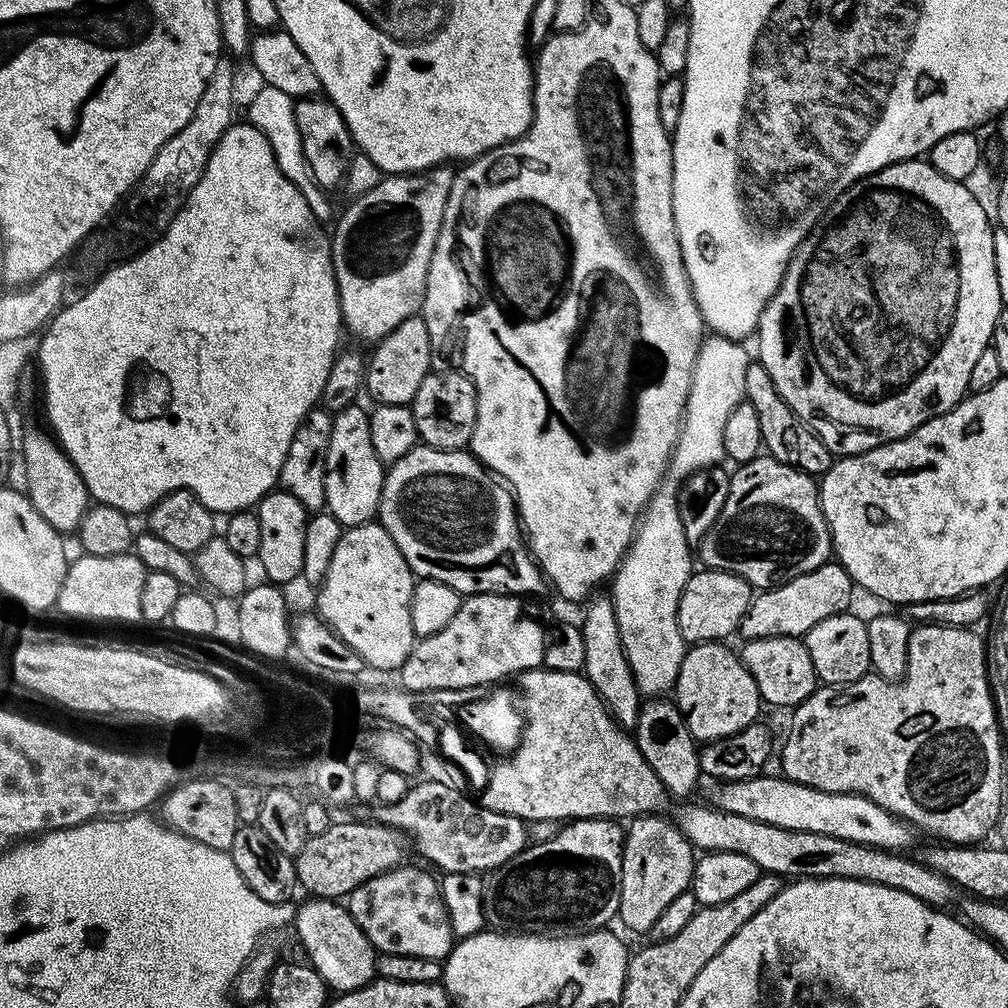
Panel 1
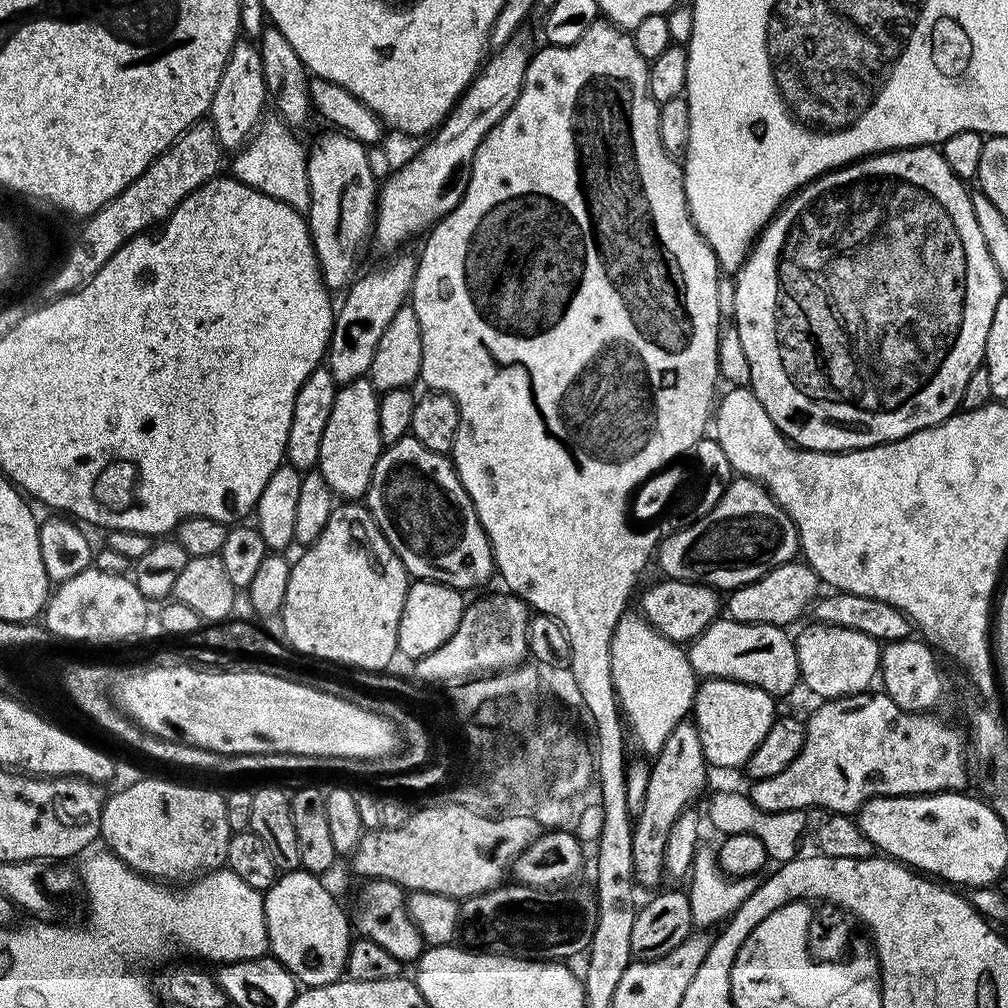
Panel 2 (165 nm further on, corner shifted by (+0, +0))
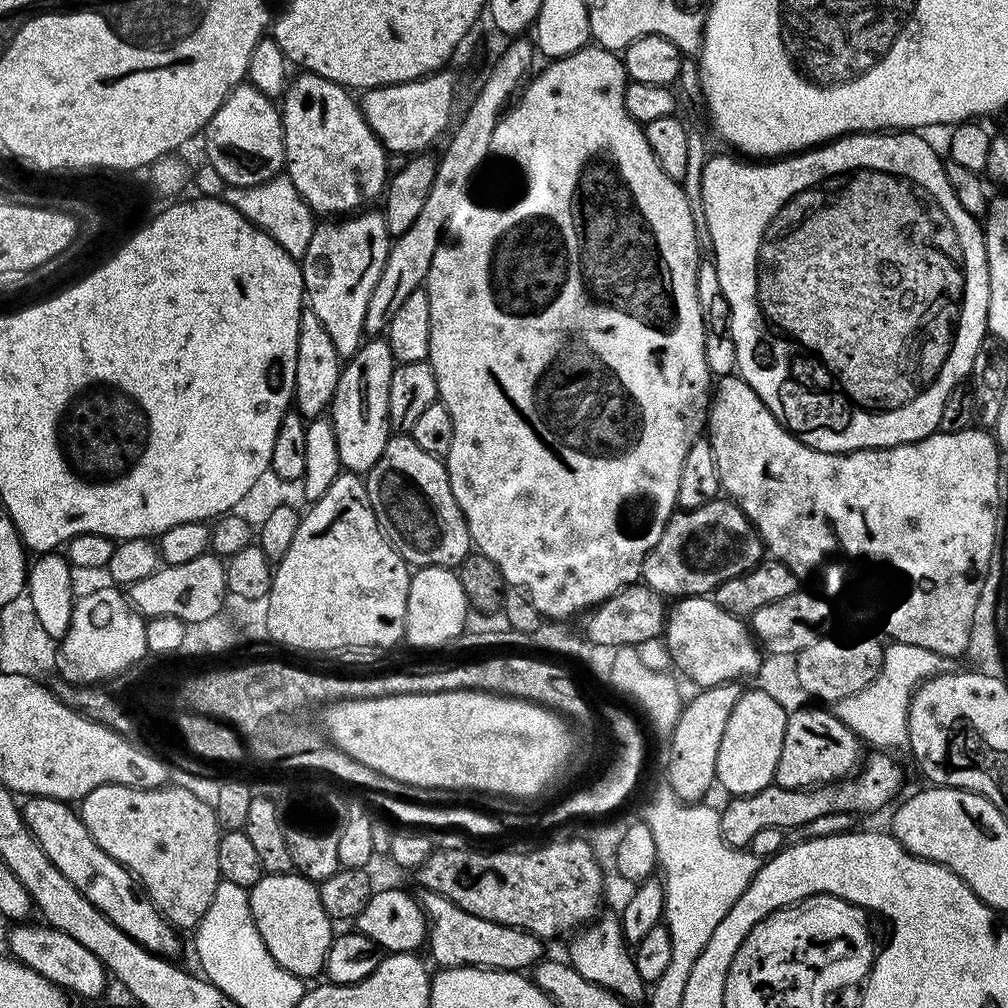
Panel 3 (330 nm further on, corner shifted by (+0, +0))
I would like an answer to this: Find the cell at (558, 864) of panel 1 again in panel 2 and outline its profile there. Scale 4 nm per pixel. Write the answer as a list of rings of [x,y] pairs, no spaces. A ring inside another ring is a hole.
[[[508,882],[499,888],[493,888],[491,892],[483,892],[477,896],[467,897],[460,904],[460,927],[463,943],[472,950],[487,950],[493,954],[507,954],[510,956],[518,956],[521,960],[551,960],[553,962],[564,962],[569,958],[567,956],[576,956],[587,953],[590,942],[594,938],[594,930],[596,929],[596,897],[584,892],[564,892],[568,890],[553,890],[552,888],[531,888],[528,884],[519,882]]]

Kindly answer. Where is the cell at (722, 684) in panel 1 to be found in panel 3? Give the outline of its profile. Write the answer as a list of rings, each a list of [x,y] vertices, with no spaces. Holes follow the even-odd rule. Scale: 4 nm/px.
[[[759,686],[753,687],[753,692],[741,691],[734,710],[730,710],[716,759],[716,782],[726,786],[731,797],[758,794],[758,790],[773,787],[787,721],[788,713]]]

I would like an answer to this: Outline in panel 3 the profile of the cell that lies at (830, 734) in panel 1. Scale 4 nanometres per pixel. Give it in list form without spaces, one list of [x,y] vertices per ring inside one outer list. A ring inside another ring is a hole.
[[[876,750],[872,754],[869,760],[867,757],[863,761],[862,767],[855,775],[837,780],[835,784],[822,784],[818,788],[773,786],[758,790],[758,794],[731,797],[729,804],[718,812],[718,826],[722,830],[722,838],[726,838],[730,846],[747,849],[754,834],[758,834],[758,830],[767,828],[791,830],[800,828],[803,824],[812,824],[823,816],[836,816],[839,812],[876,812],[879,808],[886,807],[888,803],[891,805],[901,795],[900,787],[904,784],[904,772],[900,769],[899,762],[892,757],[895,755],[884,750]]]

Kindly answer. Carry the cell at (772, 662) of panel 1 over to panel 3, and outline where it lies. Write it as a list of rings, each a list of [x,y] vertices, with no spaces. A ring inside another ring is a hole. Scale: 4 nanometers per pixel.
[[[711,595],[706,596],[682,596],[675,601],[674,606],[668,608],[668,620],[664,623],[662,644],[668,647],[672,660],[696,683],[697,689],[730,684],[743,681],[743,676],[755,677],[762,661],[762,649],[756,643],[756,637],[752,635],[749,625],[741,617],[734,614],[726,614],[722,606],[712,601]]]

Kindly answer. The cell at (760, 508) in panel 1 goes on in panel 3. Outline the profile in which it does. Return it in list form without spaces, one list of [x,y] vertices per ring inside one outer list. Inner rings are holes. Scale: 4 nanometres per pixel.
[[[717,498],[706,506],[677,511],[669,518],[657,544],[644,555],[642,580],[665,598],[706,596],[726,578],[750,570],[765,556],[764,543],[740,505]]]

